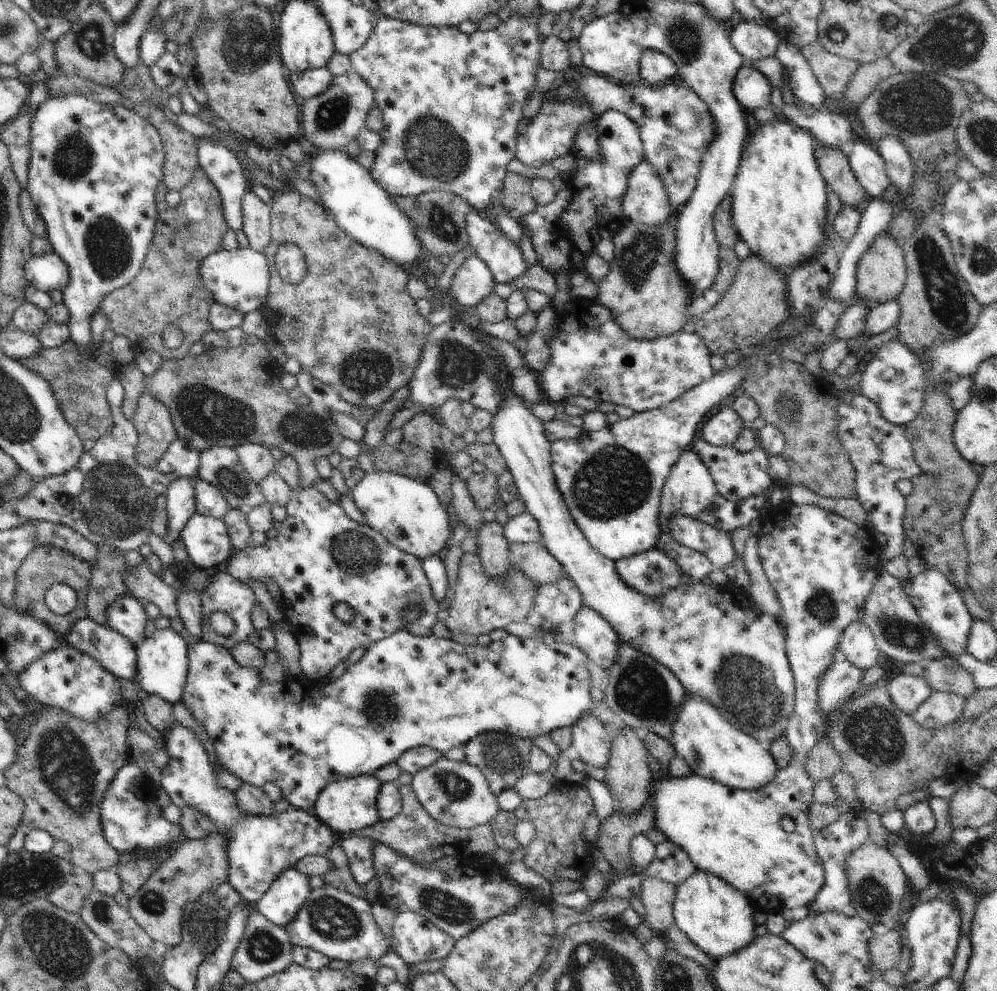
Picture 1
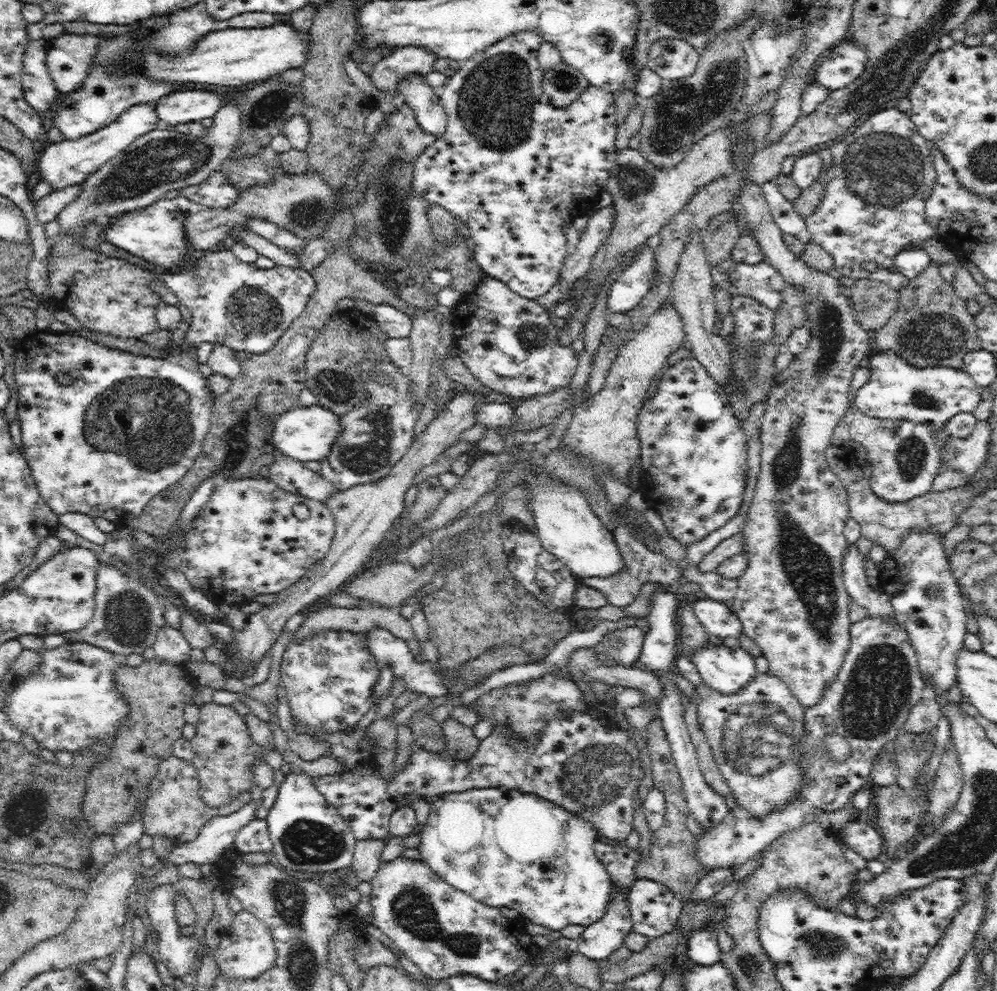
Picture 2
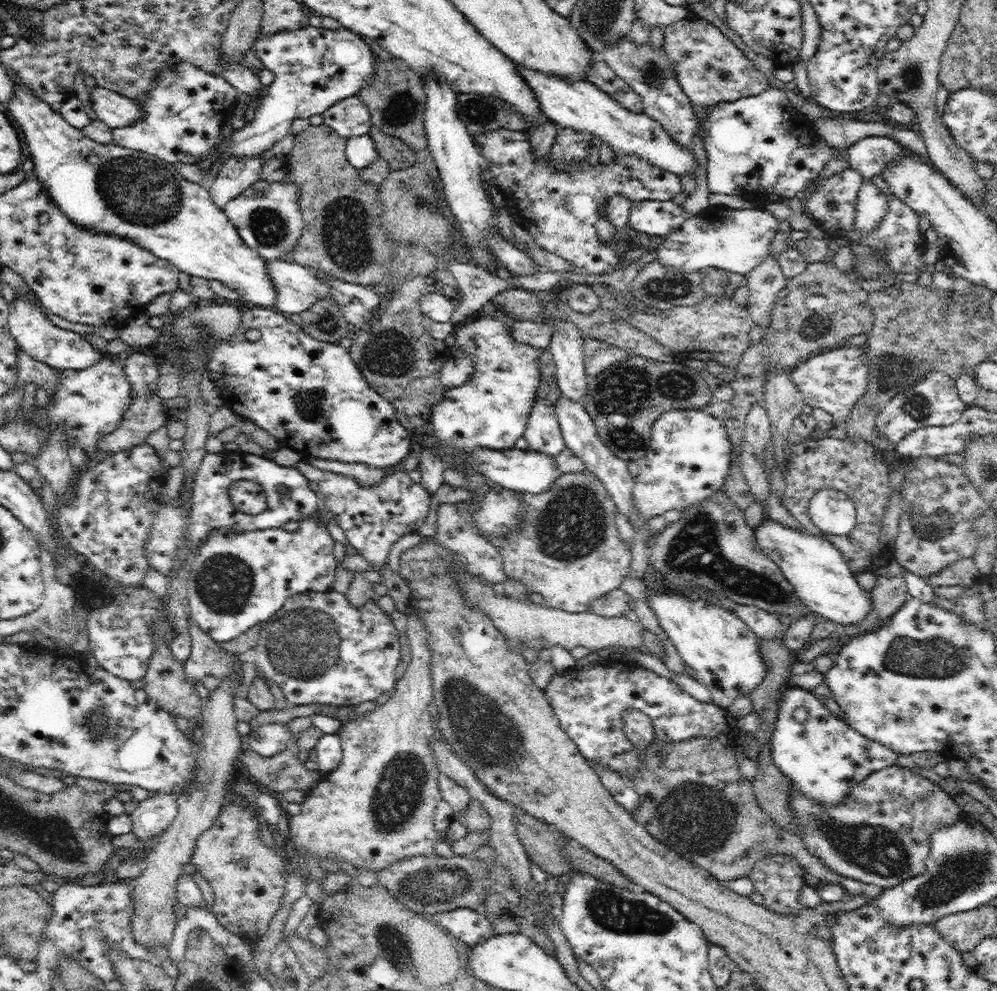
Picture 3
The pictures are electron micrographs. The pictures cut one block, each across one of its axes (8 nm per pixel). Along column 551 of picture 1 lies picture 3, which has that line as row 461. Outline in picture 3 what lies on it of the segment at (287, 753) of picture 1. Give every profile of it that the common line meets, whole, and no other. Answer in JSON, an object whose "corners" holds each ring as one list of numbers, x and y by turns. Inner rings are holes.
{"corners":[[672,409,663,412,651,428,651,441,645,458,640,461,639,475,634,480,634,504,646,520,670,510,680,512,700,505,723,490,732,464,732,443,725,424,704,409]]}

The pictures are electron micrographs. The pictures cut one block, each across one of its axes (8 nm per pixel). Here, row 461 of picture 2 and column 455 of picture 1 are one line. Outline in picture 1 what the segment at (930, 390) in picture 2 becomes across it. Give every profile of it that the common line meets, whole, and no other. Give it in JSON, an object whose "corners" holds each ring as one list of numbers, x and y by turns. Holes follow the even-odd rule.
{"corners":[[400,912,396,915,389,941,393,951,408,966,445,959,456,945,450,934,415,912]]}

